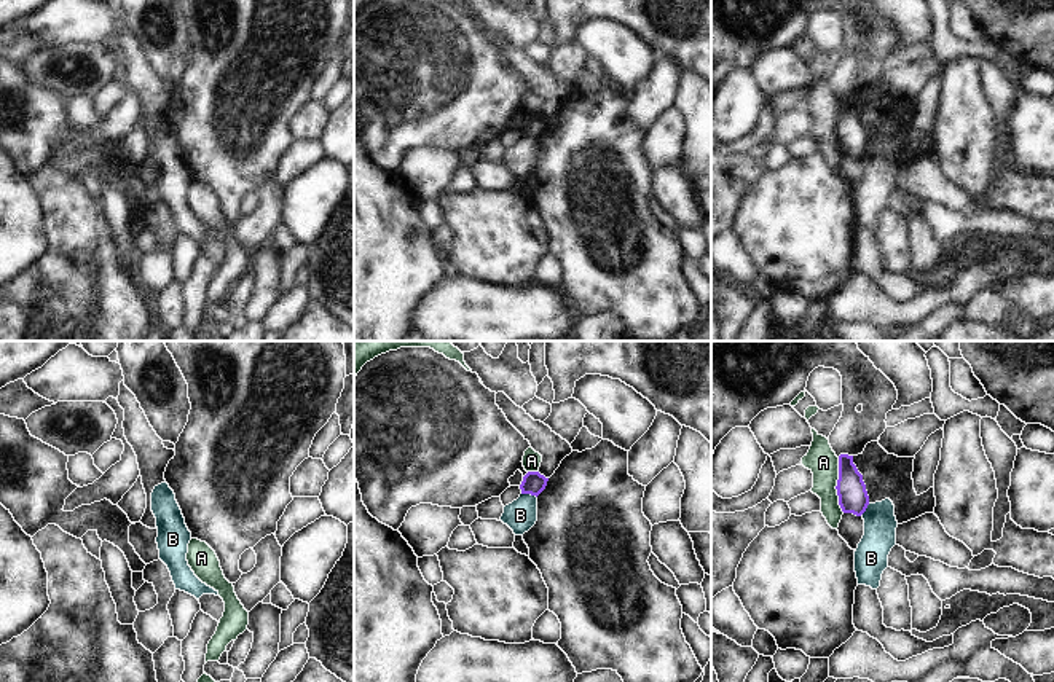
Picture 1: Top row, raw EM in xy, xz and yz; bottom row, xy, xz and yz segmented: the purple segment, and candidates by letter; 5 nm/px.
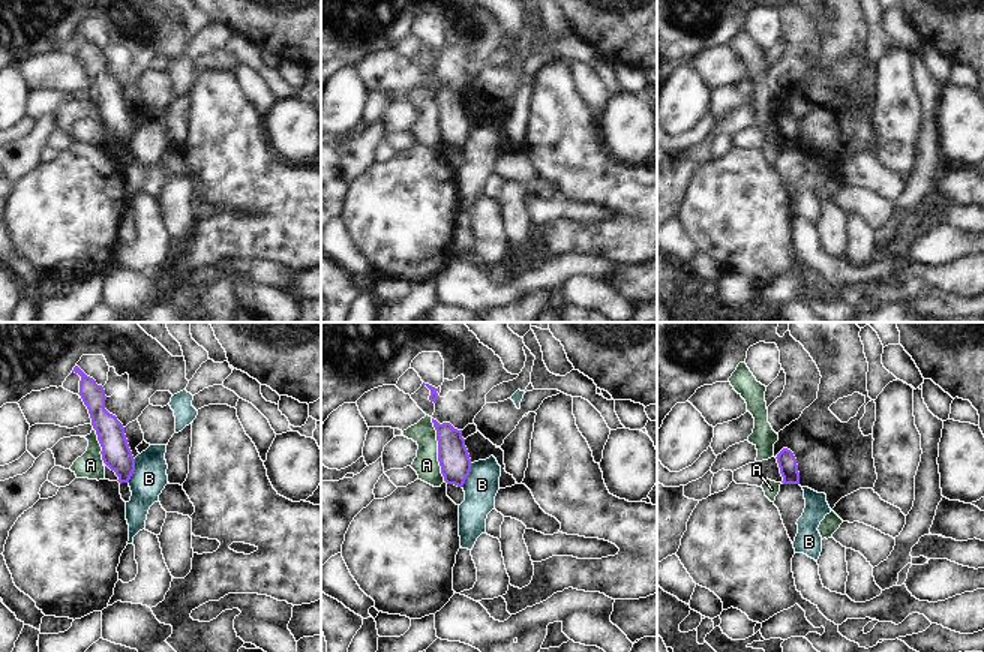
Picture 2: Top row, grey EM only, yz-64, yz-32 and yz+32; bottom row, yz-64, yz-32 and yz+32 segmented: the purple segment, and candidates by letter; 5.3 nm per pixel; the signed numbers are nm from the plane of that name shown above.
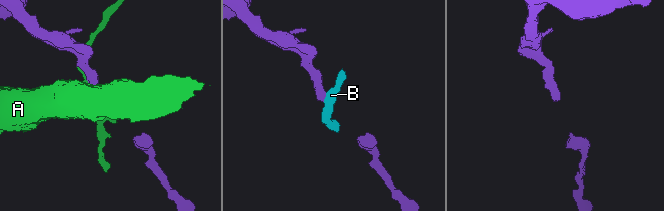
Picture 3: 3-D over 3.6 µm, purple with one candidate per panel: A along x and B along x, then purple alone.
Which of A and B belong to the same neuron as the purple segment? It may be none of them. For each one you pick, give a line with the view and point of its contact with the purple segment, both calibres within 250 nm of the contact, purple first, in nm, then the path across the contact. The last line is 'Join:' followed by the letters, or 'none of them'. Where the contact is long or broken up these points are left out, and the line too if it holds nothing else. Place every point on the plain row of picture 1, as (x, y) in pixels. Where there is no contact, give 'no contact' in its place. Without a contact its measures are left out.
Join: none of them

